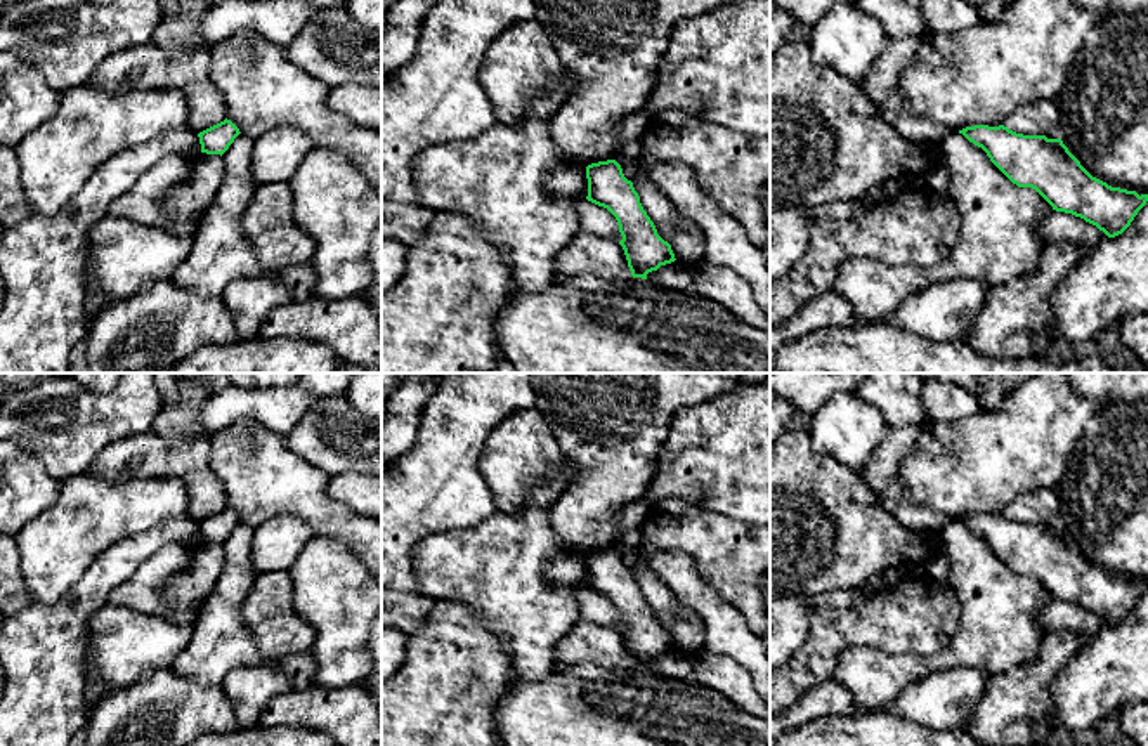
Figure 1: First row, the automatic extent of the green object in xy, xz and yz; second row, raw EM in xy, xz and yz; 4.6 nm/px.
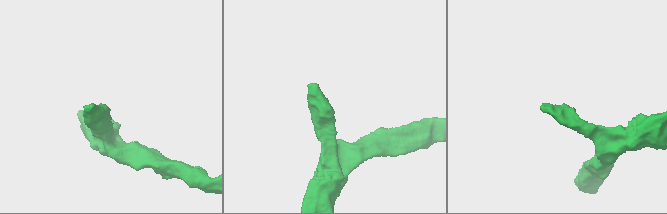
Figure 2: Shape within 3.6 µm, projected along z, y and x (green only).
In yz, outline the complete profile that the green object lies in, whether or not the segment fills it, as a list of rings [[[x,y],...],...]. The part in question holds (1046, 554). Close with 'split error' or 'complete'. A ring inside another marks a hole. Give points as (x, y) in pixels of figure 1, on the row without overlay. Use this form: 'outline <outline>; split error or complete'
outline [[[975,514],[959,522],[982,536],[1013,573],[1035,578],[1053,599],[1080,605],[1108,626],[1122,623],[1148,590],[1148,583],[1093,566],[1061,527],[1023,524],[1004,514]]]; complete

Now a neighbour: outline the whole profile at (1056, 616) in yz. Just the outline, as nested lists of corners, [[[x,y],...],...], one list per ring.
[[[1053,599],[1039,614],[1039,623],[1047,631],[1070,631],[1091,644],[1108,625],[1096,614],[1072,602]]]

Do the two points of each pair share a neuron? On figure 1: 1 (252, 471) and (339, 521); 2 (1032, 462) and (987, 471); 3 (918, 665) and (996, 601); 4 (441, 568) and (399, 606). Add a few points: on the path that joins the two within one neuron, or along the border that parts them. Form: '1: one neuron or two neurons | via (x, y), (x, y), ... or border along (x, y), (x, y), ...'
1: one neuron | via (273, 479), (295, 486), (318, 509)
2: one neuron | via (1022, 462), (997, 464)
3: one neuron | via (939, 661), (947, 658), (984, 621)
4: two neurons | border along (415, 547), (415, 576), (420, 588), (436, 601)

